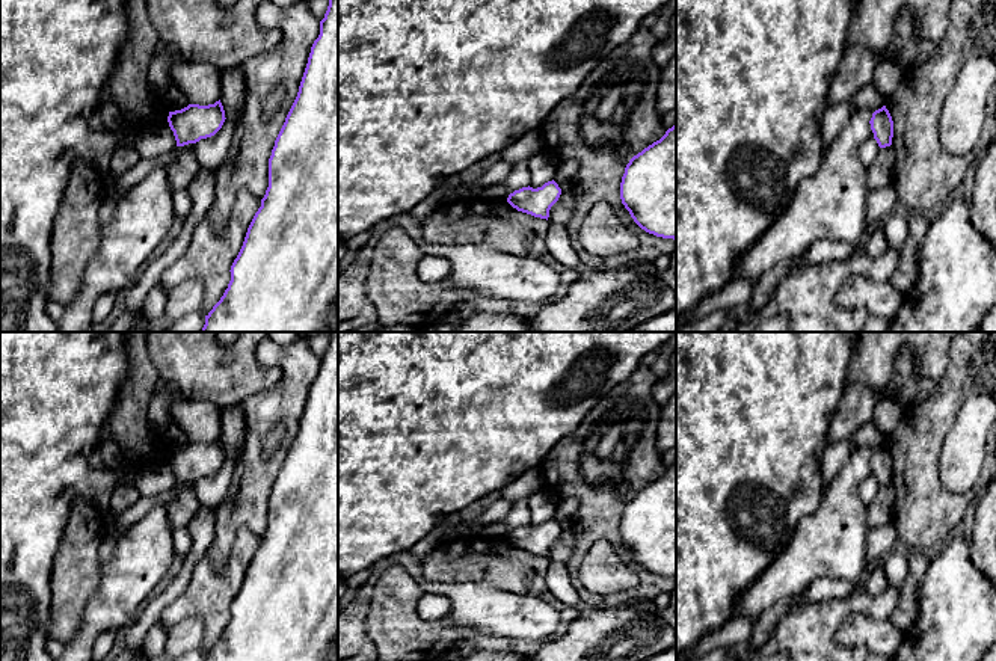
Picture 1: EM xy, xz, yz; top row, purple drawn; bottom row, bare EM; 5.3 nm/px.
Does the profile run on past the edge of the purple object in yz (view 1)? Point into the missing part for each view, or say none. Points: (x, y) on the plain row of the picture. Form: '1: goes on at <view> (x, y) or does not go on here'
1: does not go on here

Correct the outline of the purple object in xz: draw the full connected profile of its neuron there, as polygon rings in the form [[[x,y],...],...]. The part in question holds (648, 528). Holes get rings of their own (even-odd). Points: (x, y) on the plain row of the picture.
[[[676,460],[659,478],[629,498],[620,521],[620,537],[641,567],[676,578]]]

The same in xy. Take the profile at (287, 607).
[[[338,332],[329,335],[297,435],[269,497],[269,525],[229,610],[228,626],[205,661],[338,661]]]

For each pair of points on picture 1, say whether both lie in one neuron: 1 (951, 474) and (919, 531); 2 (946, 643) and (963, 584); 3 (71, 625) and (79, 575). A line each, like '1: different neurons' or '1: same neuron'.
1: different neurons
2: same neuron
3: same neuron

